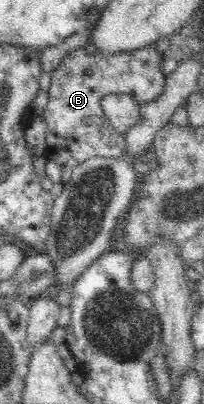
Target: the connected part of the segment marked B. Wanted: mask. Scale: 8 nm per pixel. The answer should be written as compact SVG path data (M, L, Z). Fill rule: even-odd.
M88 44L78 50L71 51L60 66L51 72L51 87L46 93L48 102L43 115L48 123L45 141L48 149L46 157L56 161L62 169L61 182L69 180L71 172L83 162L92 157L122 158L126 156L128 143L126 135L116 130L104 116L100 99L112 93L131 94L138 103L149 103L158 98L165 89L165 78L159 66L167 56L161 56L156 51L156 46L146 46L138 51L106 57L95 50L94 45Z

